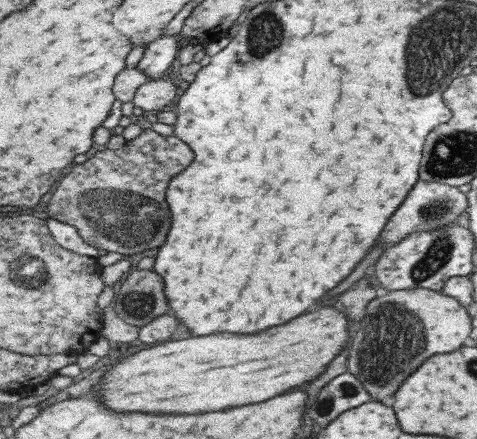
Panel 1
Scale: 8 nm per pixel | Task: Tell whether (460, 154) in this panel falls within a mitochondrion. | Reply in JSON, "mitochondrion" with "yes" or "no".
{"mitochondrion":"yes"}

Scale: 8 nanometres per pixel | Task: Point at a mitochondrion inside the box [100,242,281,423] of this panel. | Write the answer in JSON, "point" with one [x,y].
{"point":[136,304]}

